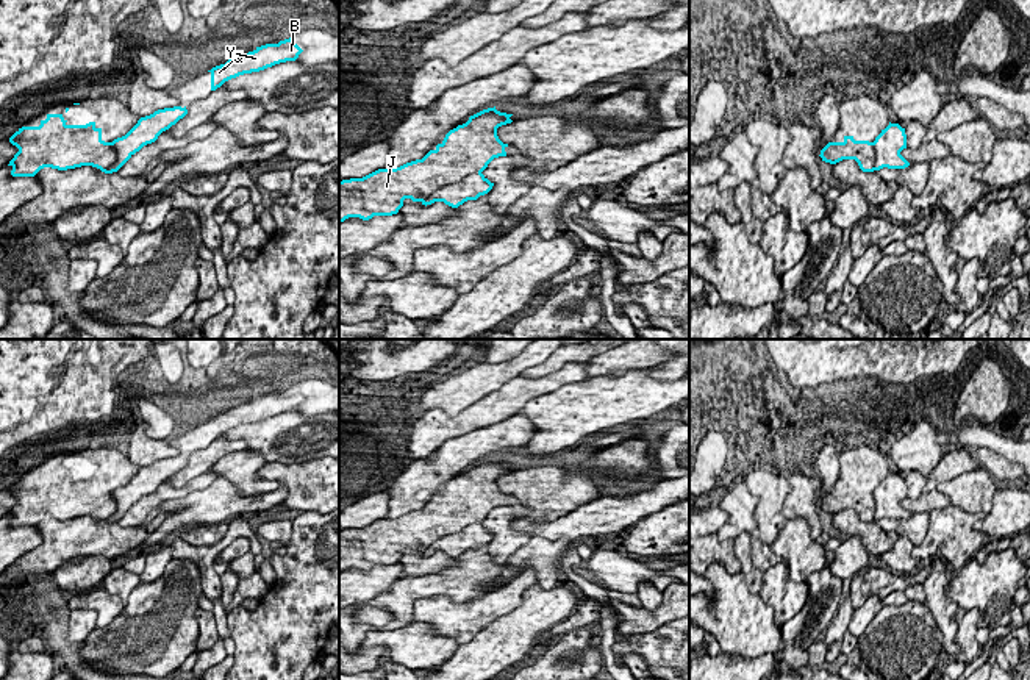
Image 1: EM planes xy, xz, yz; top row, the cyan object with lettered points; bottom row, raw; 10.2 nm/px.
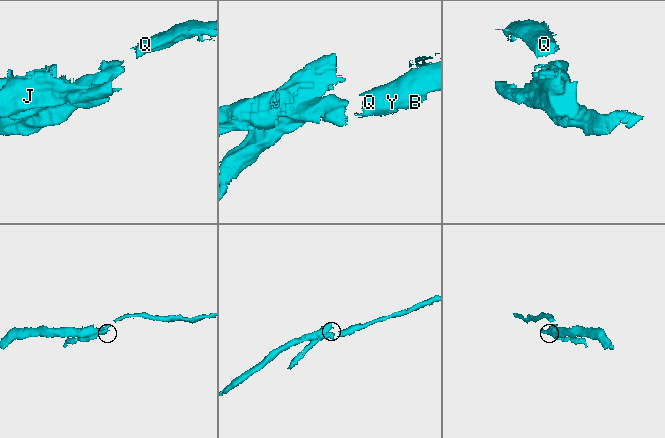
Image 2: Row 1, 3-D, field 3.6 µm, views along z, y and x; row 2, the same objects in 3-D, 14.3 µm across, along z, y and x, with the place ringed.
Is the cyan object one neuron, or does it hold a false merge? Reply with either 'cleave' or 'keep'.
cleave

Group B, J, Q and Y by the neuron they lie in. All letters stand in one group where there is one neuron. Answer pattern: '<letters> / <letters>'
B Q Y / J

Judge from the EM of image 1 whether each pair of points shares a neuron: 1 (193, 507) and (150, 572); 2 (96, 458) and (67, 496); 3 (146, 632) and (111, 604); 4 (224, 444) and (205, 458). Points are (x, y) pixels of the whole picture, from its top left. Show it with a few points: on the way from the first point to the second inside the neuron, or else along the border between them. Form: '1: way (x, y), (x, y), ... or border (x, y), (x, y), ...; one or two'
1: border (160, 546), (146, 554); two
2: way (96, 468), (77, 486); one
3: border (125, 605), (105, 626), (97, 627); two
4: way (219, 447), (210, 455); one

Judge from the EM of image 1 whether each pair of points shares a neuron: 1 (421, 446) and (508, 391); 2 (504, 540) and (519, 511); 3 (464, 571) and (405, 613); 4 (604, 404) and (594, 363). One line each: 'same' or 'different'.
1: same
2: same
3: same
4: different

